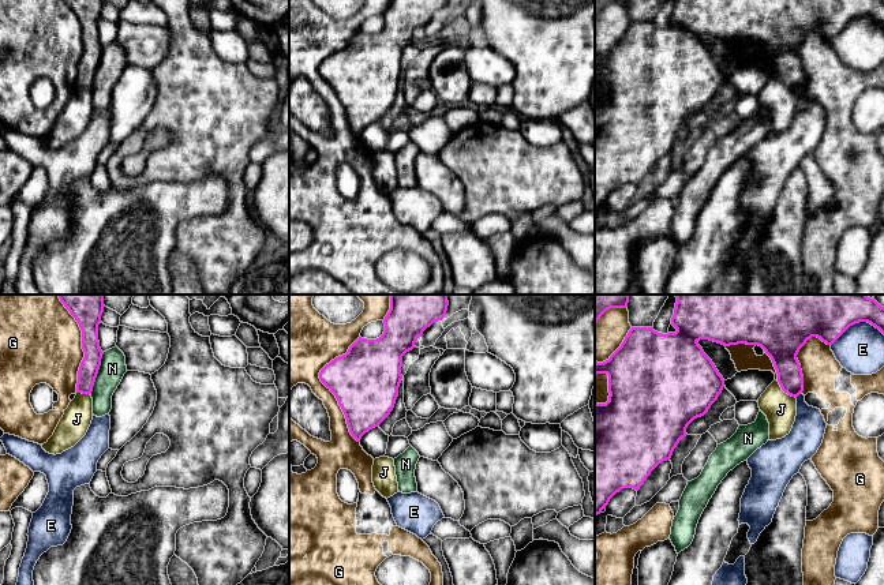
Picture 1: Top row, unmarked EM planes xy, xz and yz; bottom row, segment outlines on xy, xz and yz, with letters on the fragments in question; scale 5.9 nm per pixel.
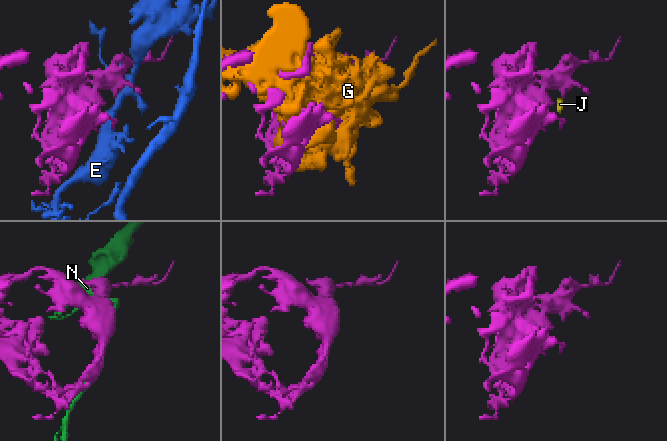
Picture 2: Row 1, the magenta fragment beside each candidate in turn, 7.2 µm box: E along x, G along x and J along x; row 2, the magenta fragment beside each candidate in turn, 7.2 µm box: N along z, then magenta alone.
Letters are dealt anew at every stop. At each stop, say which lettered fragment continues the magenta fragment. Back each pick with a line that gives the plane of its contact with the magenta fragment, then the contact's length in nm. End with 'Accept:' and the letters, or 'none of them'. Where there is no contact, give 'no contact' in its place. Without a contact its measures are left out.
Accept: none of them

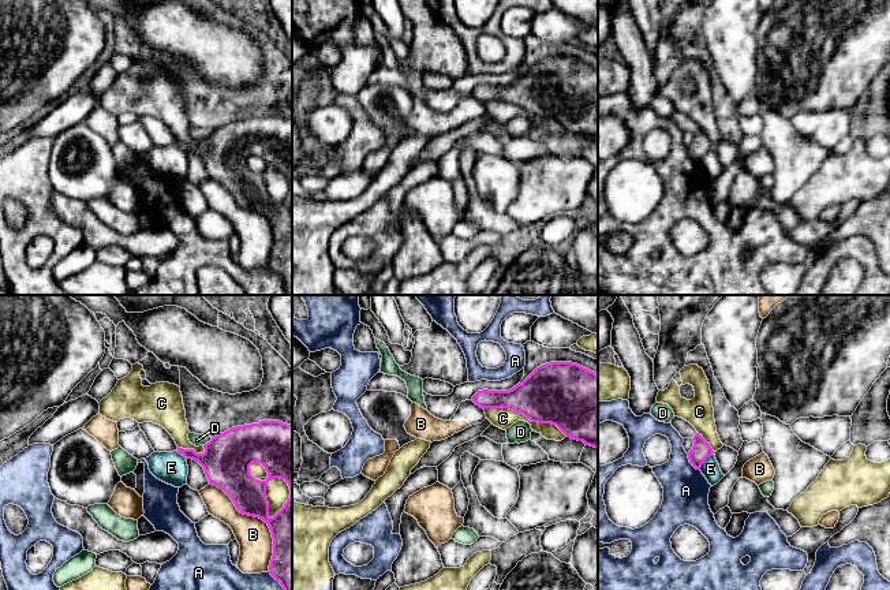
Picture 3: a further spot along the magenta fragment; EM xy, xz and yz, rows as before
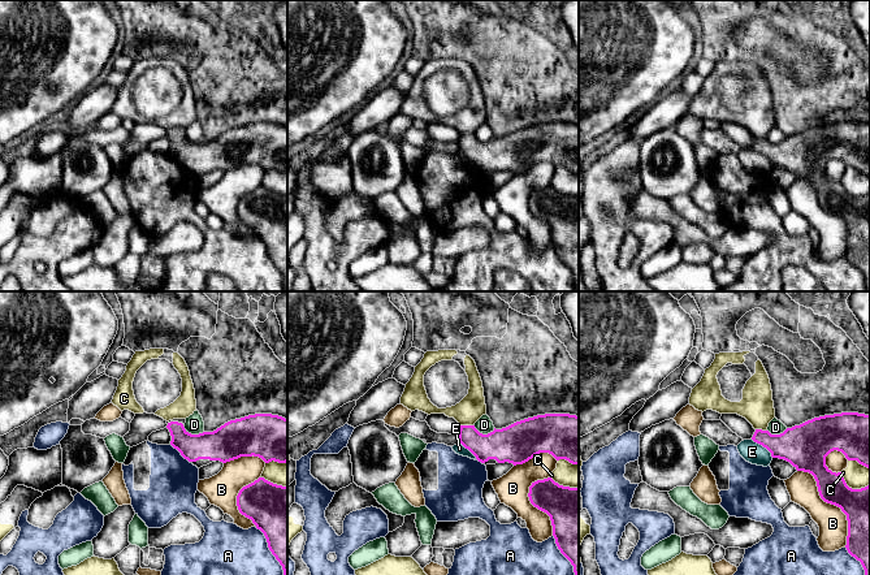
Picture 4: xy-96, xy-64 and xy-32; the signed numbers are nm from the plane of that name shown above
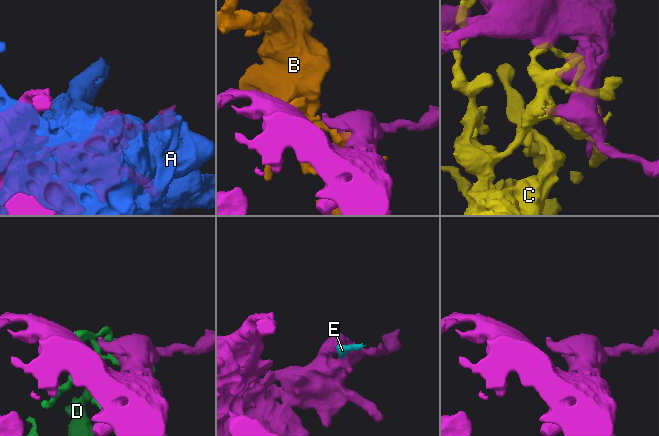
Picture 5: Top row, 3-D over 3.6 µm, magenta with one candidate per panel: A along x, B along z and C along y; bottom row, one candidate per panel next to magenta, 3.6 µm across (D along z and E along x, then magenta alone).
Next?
Accept: none of them

